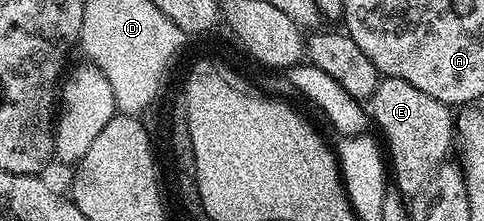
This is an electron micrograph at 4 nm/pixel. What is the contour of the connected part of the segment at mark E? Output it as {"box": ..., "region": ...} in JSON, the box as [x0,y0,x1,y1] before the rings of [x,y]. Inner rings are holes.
{"box":[367,76,455,198],"region":[[[386,76],[378,79],[375,94],[367,101],[368,111],[371,113],[372,123],[377,124],[381,131],[380,139],[387,149],[387,160],[391,165],[391,176],[395,185],[405,198],[412,198],[423,190],[433,171],[439,165],[446,163],[449,147],[455,144],[455,112],[452,107],[435,98],[431,94],[423,94],[423,90],[417,90],[411,86],[411,82],[403,82],[403,78],[391,78]]]}

